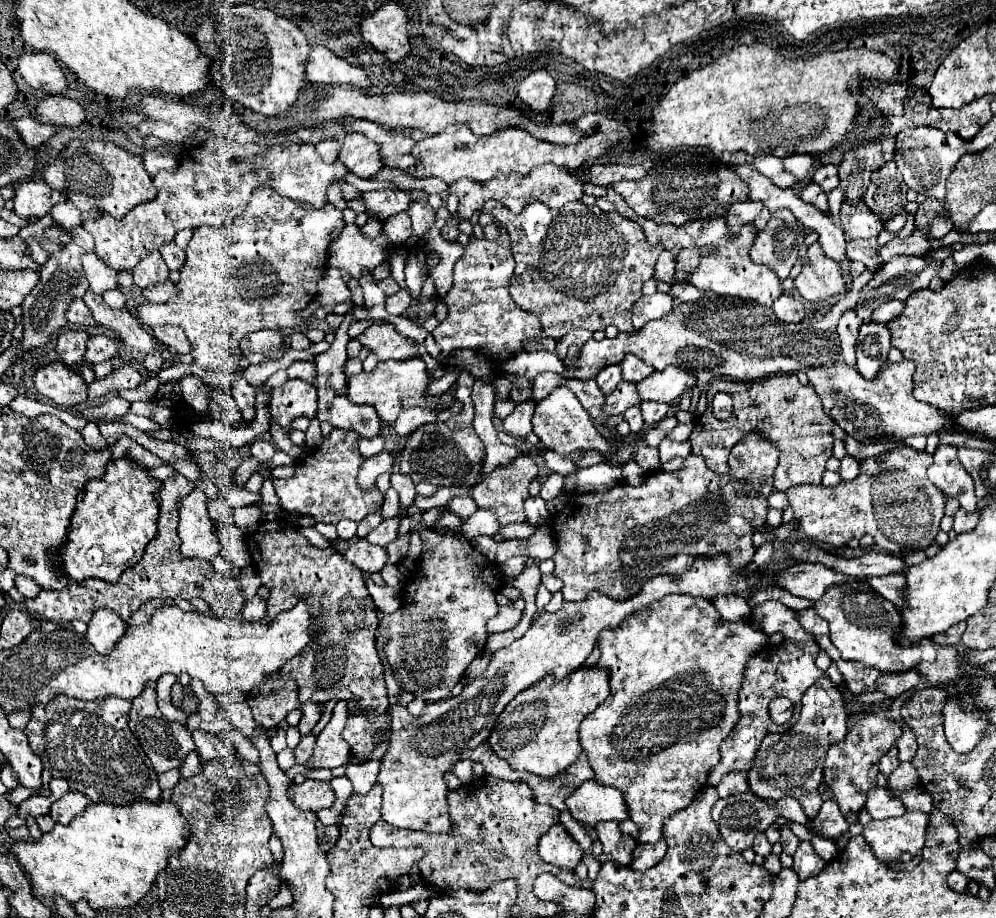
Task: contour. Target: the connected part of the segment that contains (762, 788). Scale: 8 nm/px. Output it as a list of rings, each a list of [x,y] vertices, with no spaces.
[[[825,675],[823,683],[815,683],[815,687],[809,687],[805,691],[799,721],[785,733],[771,733],[763,739],[755,757],[757,761],[747,773],[749,775],[747,783],[751,793],[773,801],[779,801],[783,797],[793,797],[801,803],[807,817],[817,815],[823,803],[817,787],[823,779],[825,753],[827,747],[845,739],[847,725],[849,725],[849,713],[845,711],[845,697],[833,687],[829,677]]]

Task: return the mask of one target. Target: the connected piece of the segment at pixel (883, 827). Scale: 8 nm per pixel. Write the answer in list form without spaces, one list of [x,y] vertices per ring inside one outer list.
[[[907,811],[901,817],[871,819],[863,827],[863,837],[885,863],[899,861],[903,853],[919,855],[925,845],[929,815],[923,811]]]

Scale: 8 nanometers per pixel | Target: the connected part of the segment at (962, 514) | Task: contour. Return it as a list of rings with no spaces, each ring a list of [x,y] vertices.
[[[959,509],[955,513],[955,525],[953,525],[953,531],[955,533],[967,533],[967,531],[973,531],[973,527],[977,525],[979,521],[979,511],[975,513],[967,513],[963,509]]]

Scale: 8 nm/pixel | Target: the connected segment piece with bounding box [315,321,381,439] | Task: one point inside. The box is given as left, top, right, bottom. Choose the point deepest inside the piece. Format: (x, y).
(334, 407)

